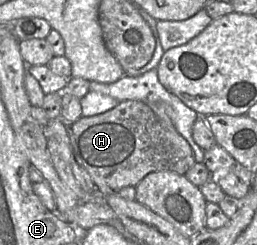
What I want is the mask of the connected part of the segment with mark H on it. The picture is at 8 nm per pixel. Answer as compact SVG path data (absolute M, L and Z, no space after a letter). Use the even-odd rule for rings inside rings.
M139 100L122 101L107 112L81 116L71 124L71 146L76 162L87 170L98 195L136 186L151 172L184 175L196 163L189 143L173 124L159 120L151 108Z

